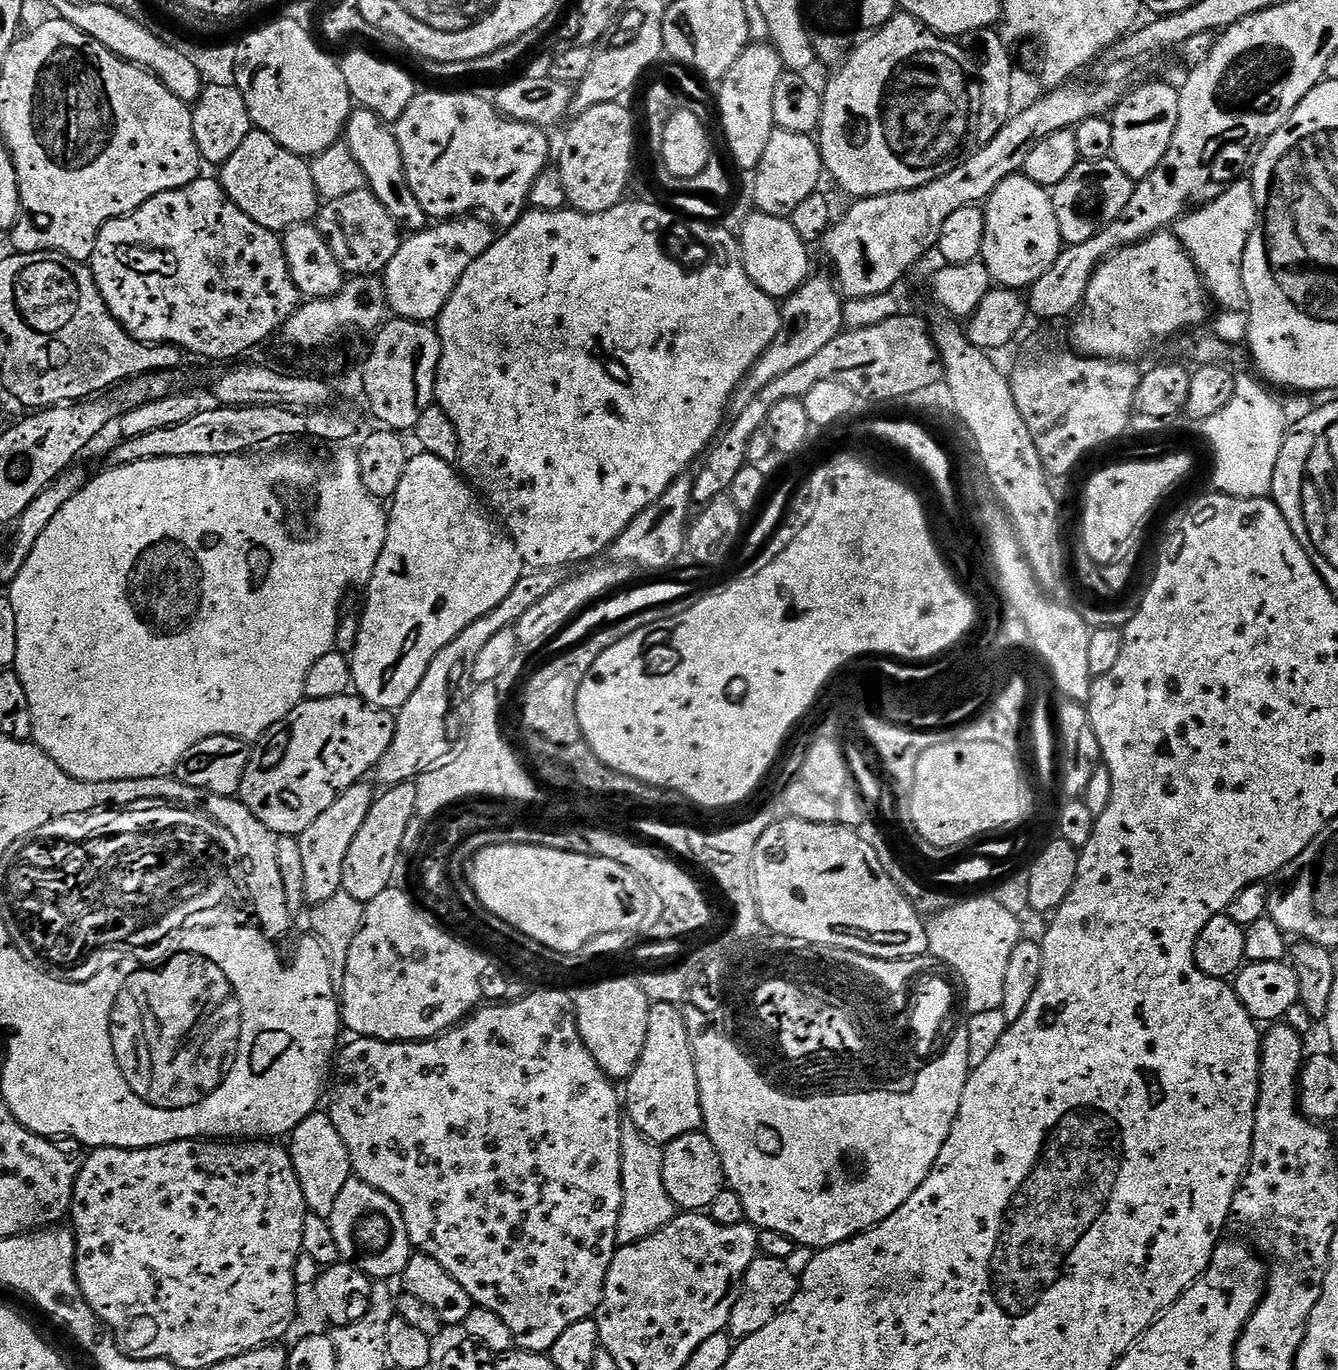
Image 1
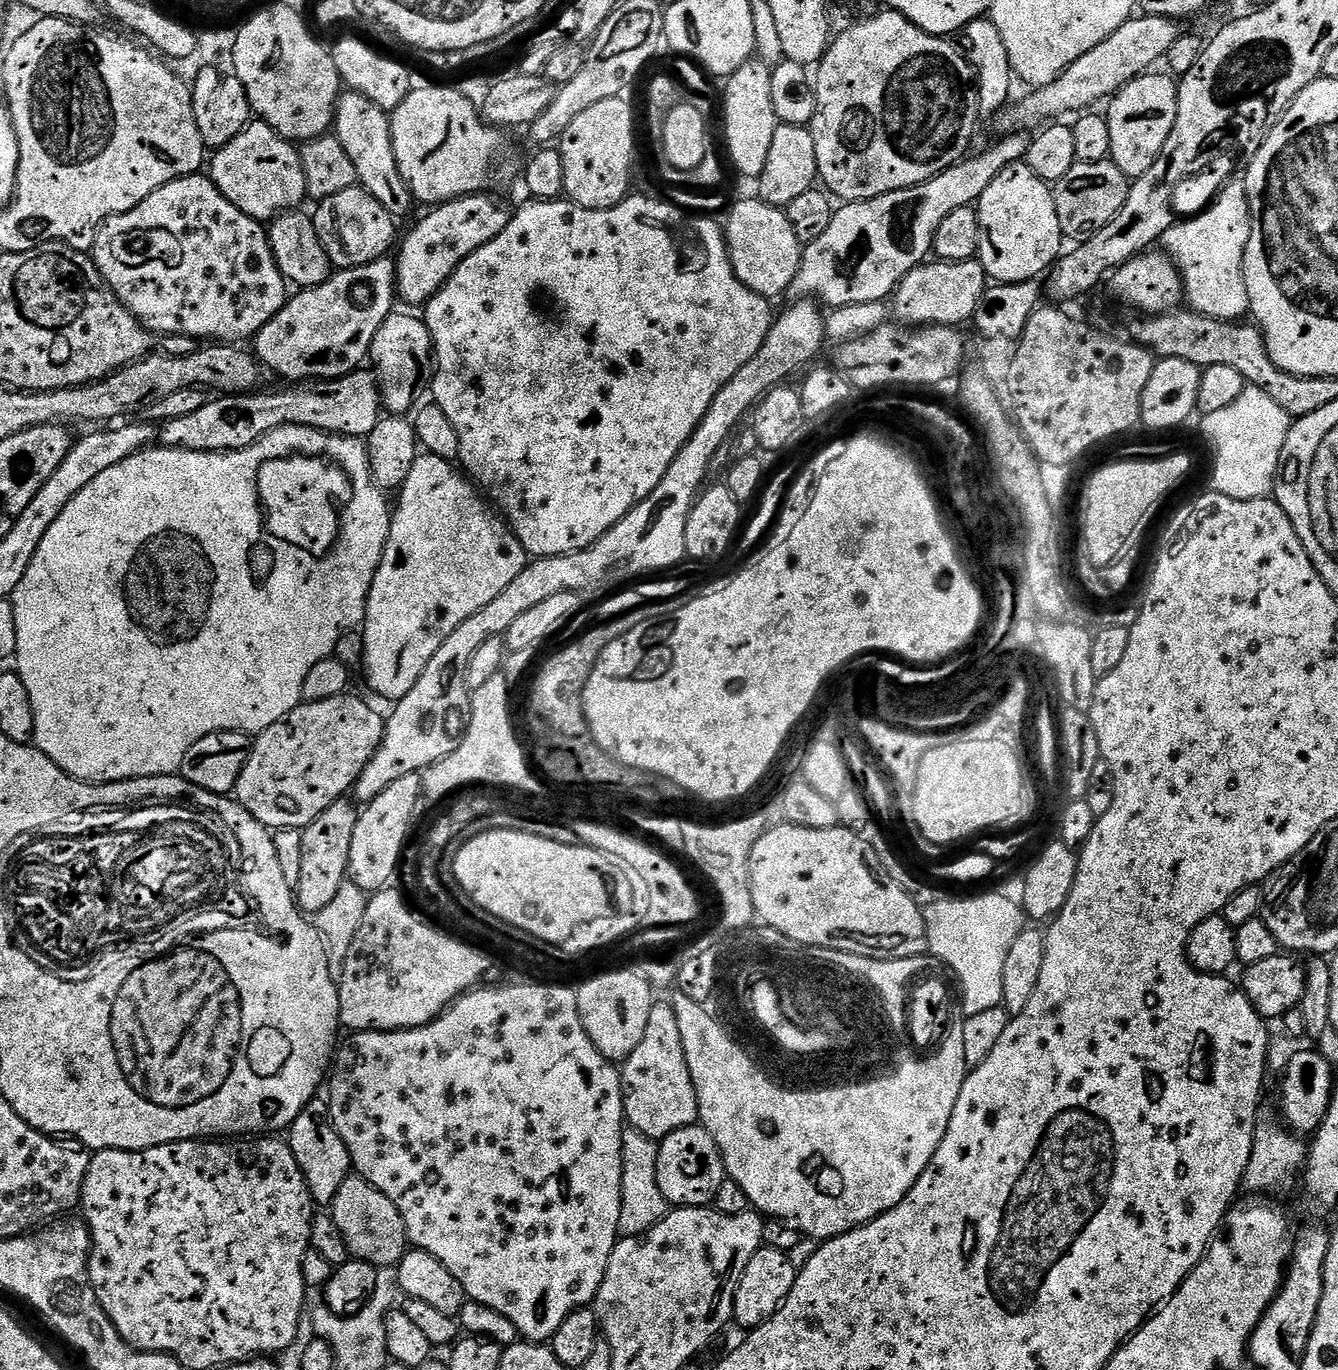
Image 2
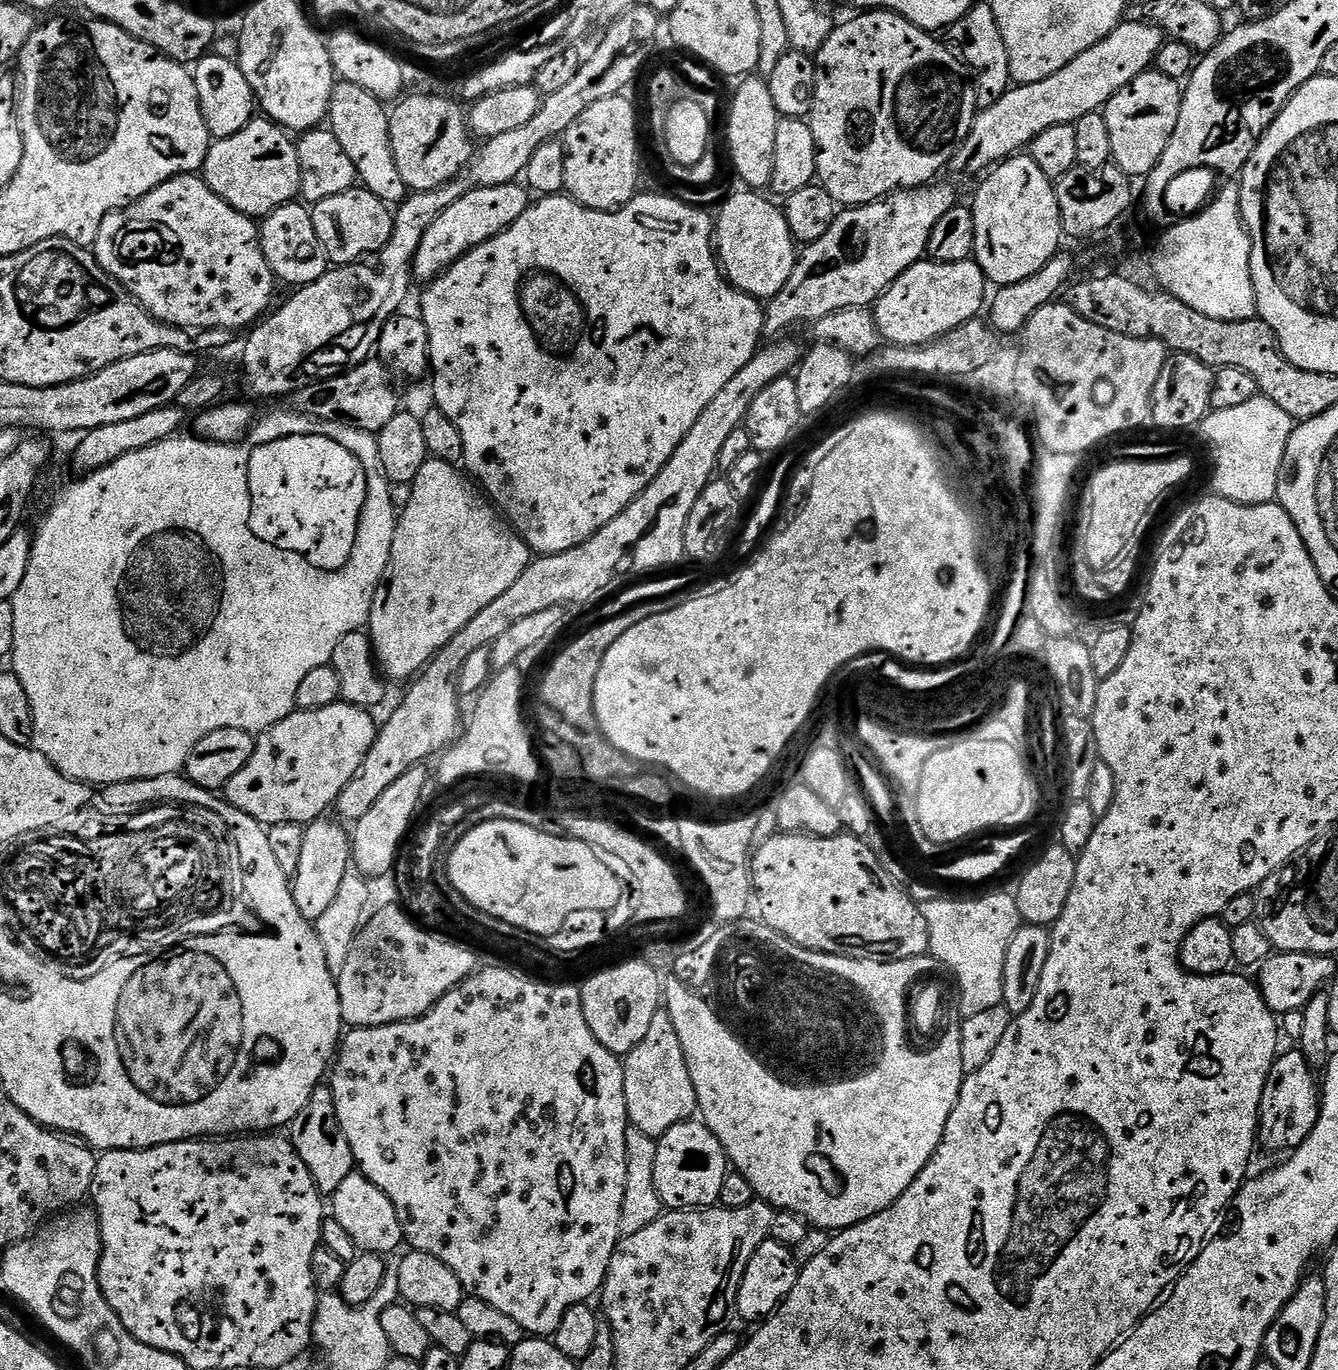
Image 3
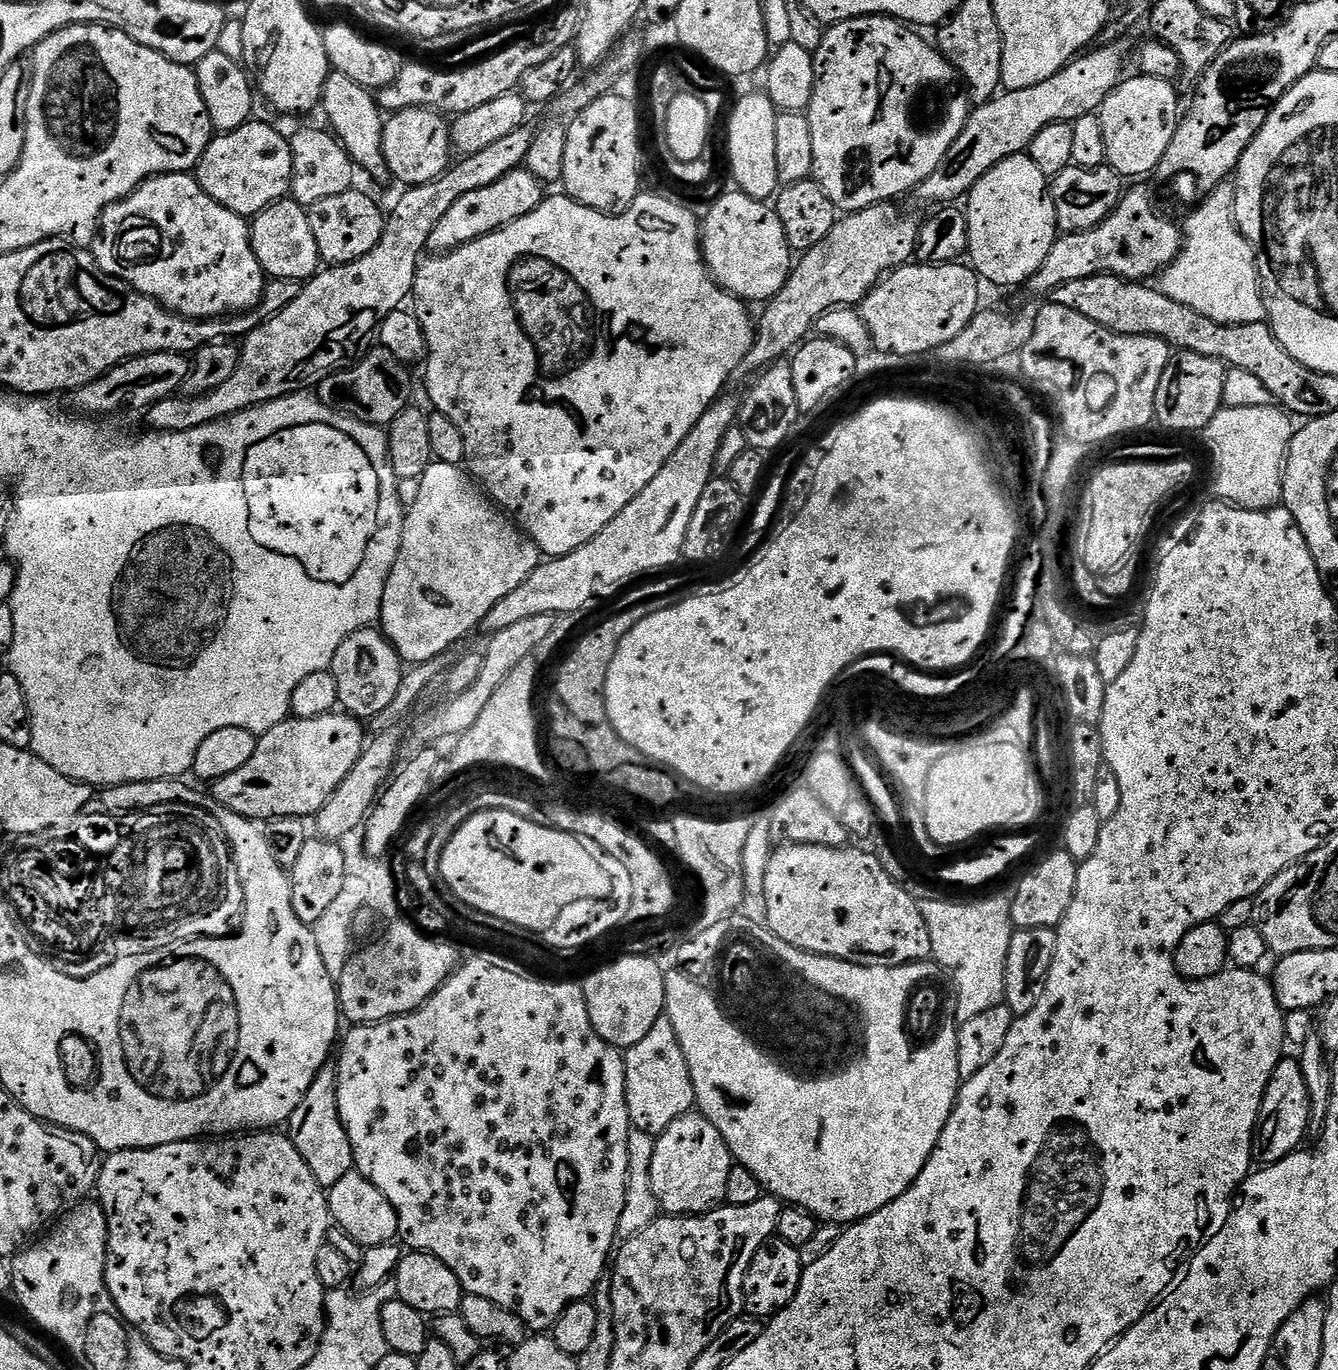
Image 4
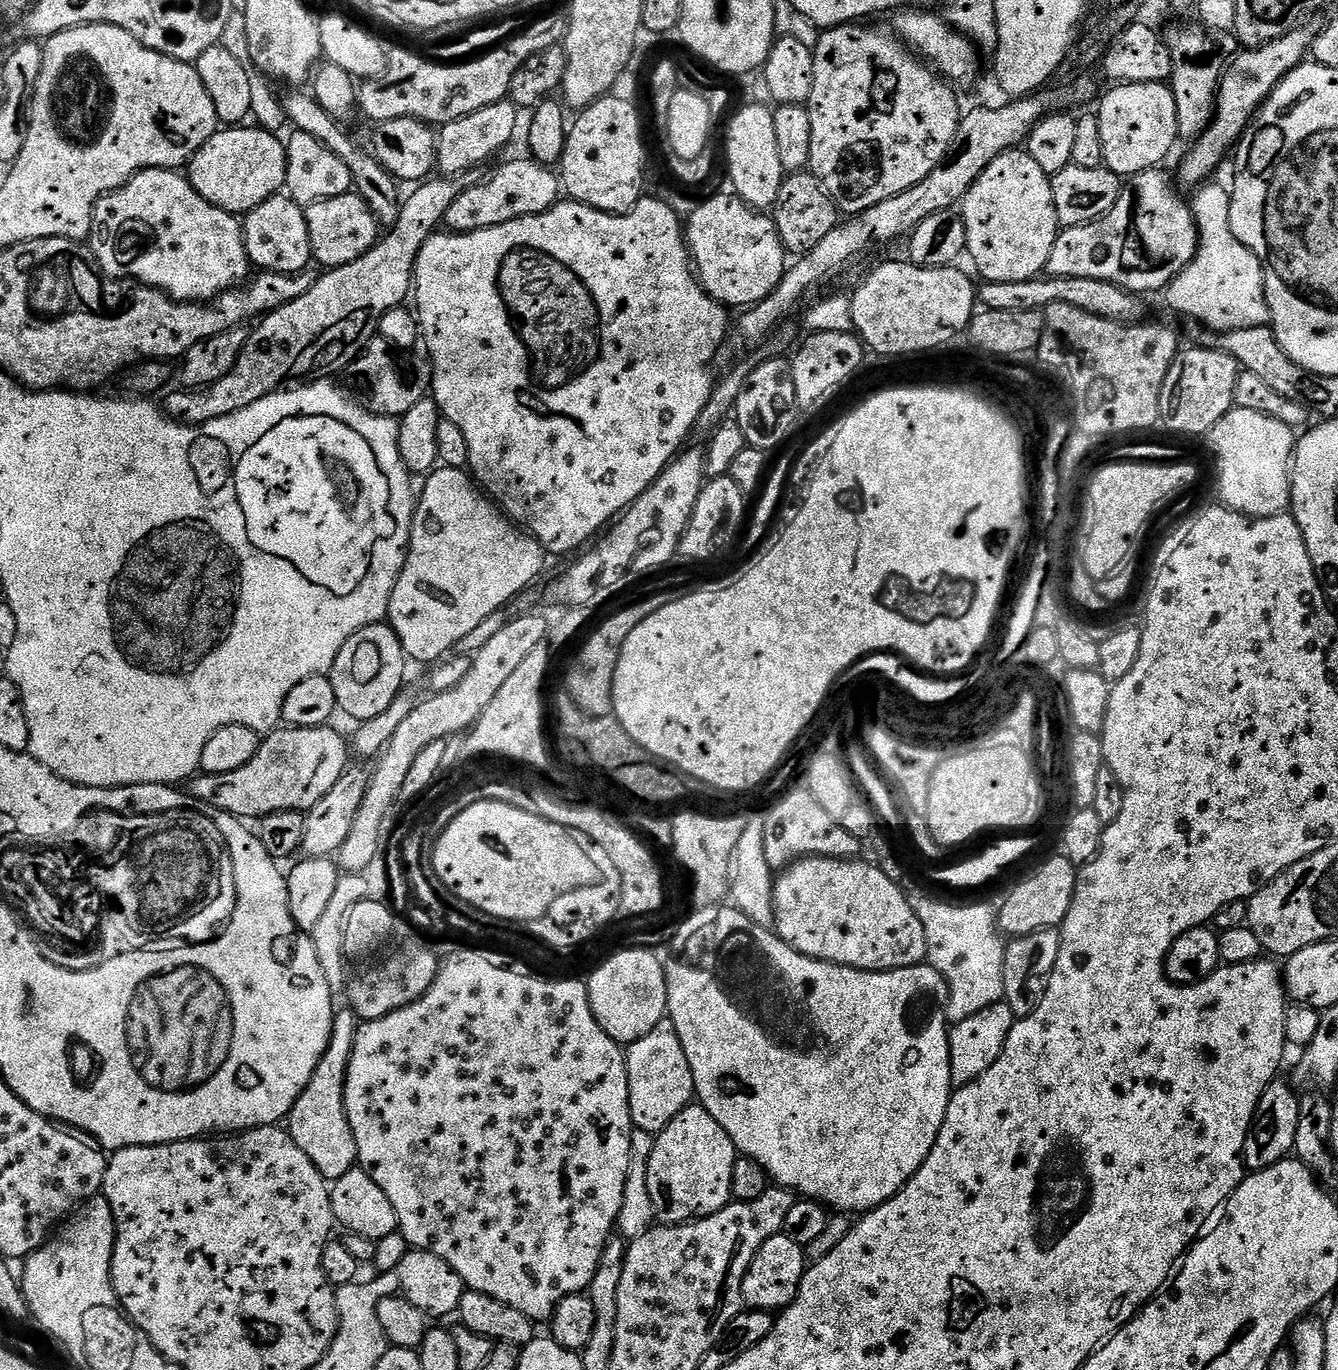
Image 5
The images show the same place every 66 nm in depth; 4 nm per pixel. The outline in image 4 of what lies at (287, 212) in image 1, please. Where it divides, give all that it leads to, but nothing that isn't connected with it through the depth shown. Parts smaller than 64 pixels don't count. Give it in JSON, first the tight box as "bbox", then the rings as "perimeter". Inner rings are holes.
{"bbox":[194,122,292,218],"perimeter":[[[249,122],[243,124],[238,130],[213,135],[208,149],[202,154],[199,164],[194,169],[194,175],[200,181],[202,190],[214,198],[222,206],[234,210],[234,214],[245,218],[254,218],[262,210],[285,199],[292,191],[292,145],[287,135],[283,136],[276,128],[268,124]]]}

